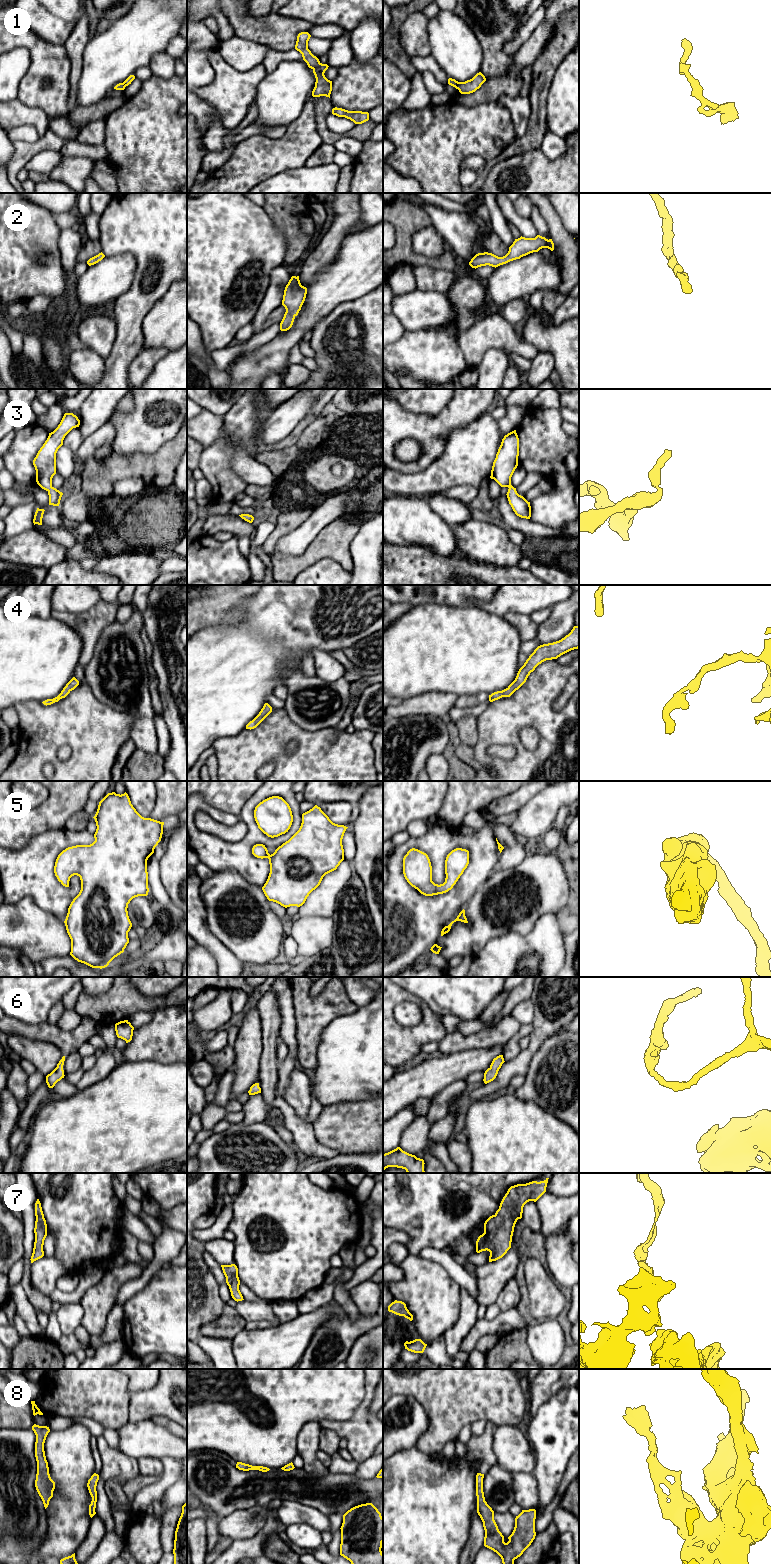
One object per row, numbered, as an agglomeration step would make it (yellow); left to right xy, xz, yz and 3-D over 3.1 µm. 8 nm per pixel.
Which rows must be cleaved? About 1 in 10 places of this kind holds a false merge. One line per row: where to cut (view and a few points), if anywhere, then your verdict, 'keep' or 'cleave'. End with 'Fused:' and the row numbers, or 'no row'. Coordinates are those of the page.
1: cut none; keep
2: cut none; keep
3: cut none; keep
4: cut none; keep
5: cut none; keep
6: cut none; keep
7: cut none; keep
8: cut none; keep
Fused: no row

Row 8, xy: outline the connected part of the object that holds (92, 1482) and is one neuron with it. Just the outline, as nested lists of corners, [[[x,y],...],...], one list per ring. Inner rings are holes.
[[[94,1473],[91,1476],[91,1478],[88,1480],[88,1483],[87,1483],[89,1493],[92,1497],[91,1504],[89,1505],[89,1515],[91,1518],[96,1514],[96,1512],[95,1512],[96,1502],[97,1502],[96,1486],[97,1486],[98,1480],[99,1480],[99,1475]]]

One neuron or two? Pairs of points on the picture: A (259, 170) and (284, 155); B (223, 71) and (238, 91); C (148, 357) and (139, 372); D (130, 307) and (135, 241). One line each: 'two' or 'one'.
A: one
B: one
C: one
D: one

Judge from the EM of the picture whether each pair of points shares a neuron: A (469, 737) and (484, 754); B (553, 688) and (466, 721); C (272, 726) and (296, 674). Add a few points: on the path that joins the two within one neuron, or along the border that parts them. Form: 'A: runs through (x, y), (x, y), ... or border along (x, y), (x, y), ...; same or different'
A: border along (476, 720), (478, 739), (474, 747); different
B: border along (477, 718), (478, 739), (476, 742); different
C: border along (283, 708), (287, 716), (299, 726); different

